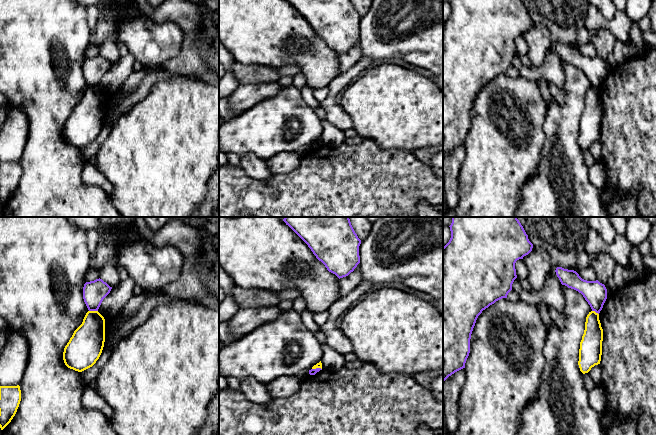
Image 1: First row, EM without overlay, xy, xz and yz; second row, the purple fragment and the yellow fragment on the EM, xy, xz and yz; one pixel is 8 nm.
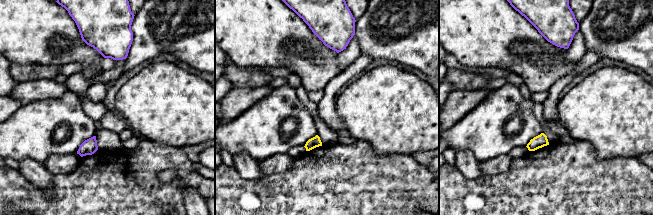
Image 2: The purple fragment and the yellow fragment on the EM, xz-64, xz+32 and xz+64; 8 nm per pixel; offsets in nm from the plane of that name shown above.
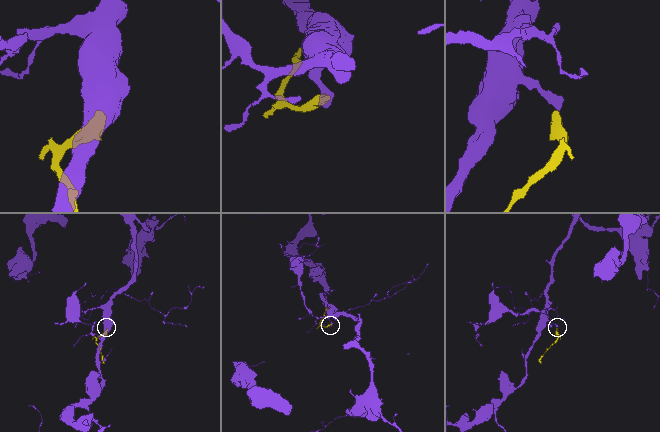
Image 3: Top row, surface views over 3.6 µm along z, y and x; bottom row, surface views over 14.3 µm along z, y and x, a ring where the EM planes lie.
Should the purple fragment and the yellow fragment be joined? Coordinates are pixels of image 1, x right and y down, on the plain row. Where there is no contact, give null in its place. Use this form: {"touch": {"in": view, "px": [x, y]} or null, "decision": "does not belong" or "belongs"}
{"touch": {"in": "xy", "px": [93, 86]}, "decision": "does not belong"}

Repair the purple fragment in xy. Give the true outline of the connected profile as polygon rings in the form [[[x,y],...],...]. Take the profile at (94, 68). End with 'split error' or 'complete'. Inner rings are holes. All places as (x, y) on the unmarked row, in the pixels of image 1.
[[[102,55],[86,58],[83,63],[83,75],[89,87],[98,87],[103,75],[110,69],[110,63]]] | complete

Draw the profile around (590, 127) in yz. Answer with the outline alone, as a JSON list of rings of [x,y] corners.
[[[589,88],[586,93],[585,106],[580,118],[579,137],[580,147],[588,149],[592,143],[600,140],[602,131],[603,105],[599,90]]]

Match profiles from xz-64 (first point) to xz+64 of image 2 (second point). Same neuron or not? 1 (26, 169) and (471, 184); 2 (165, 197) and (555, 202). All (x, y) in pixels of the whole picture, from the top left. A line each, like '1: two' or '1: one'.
1: two
2: one

